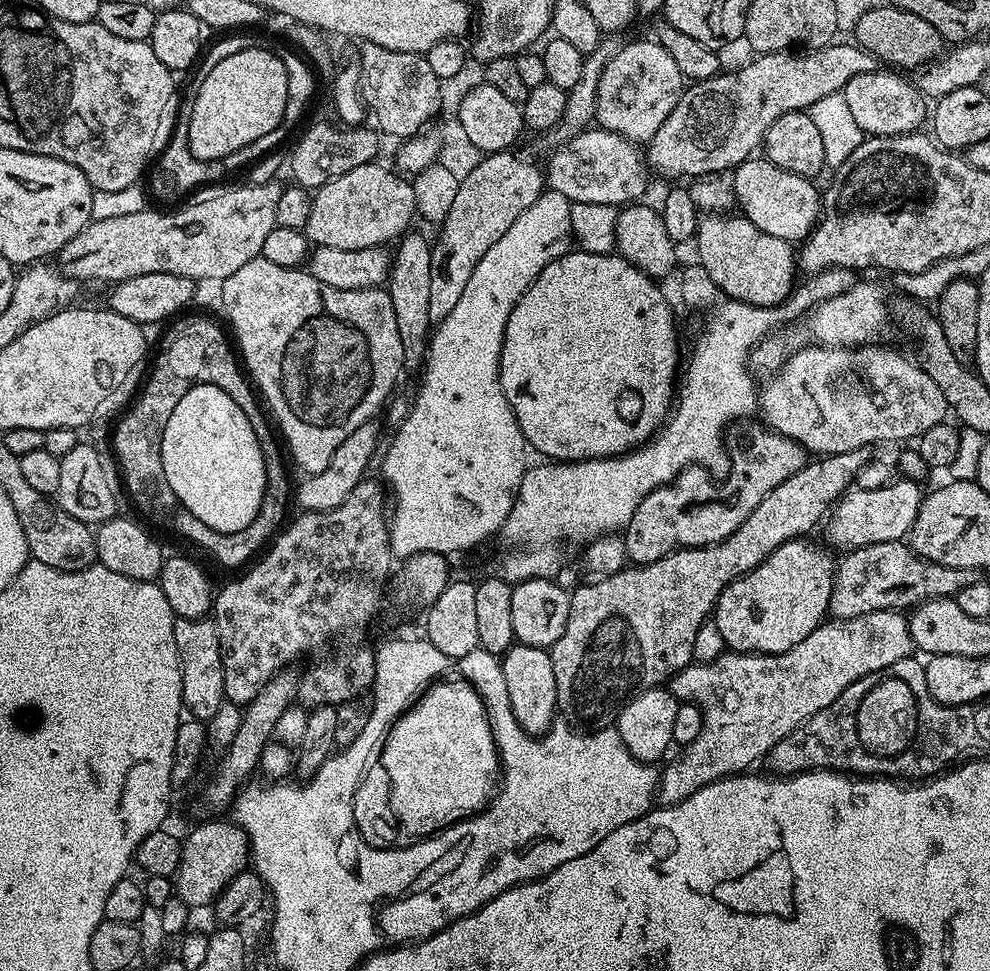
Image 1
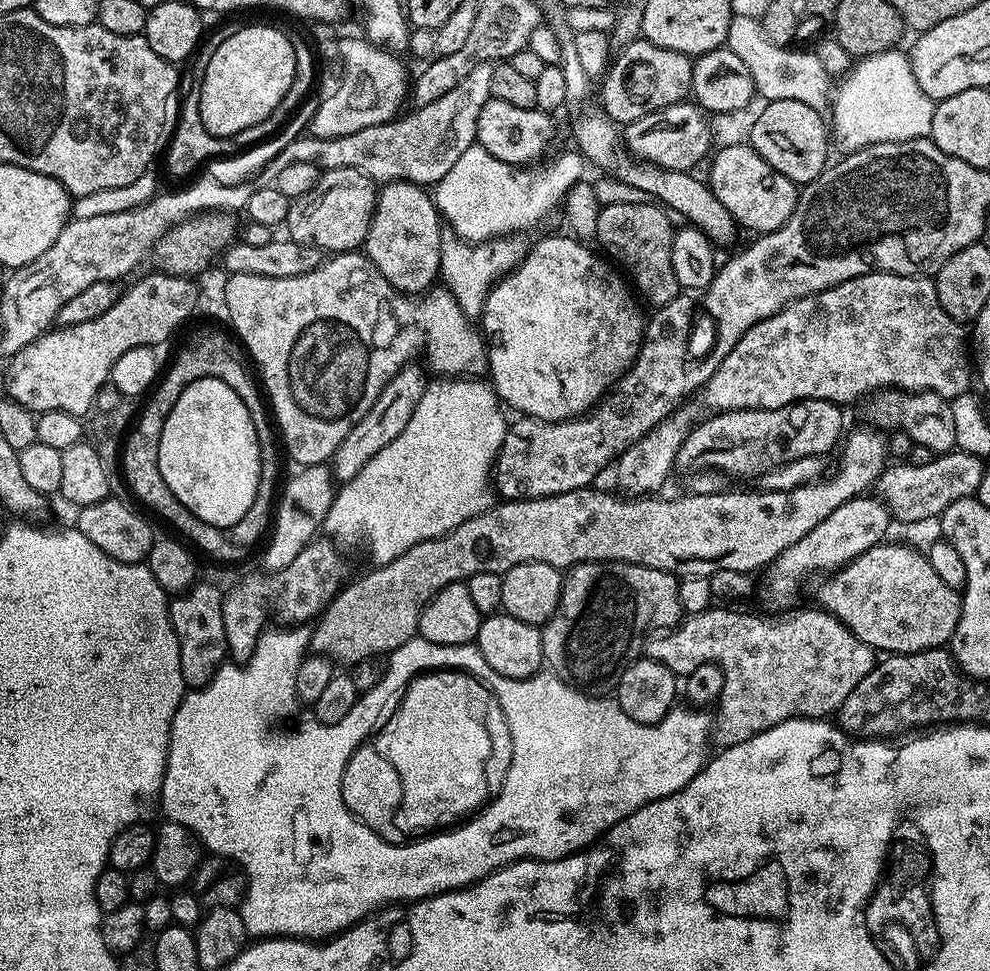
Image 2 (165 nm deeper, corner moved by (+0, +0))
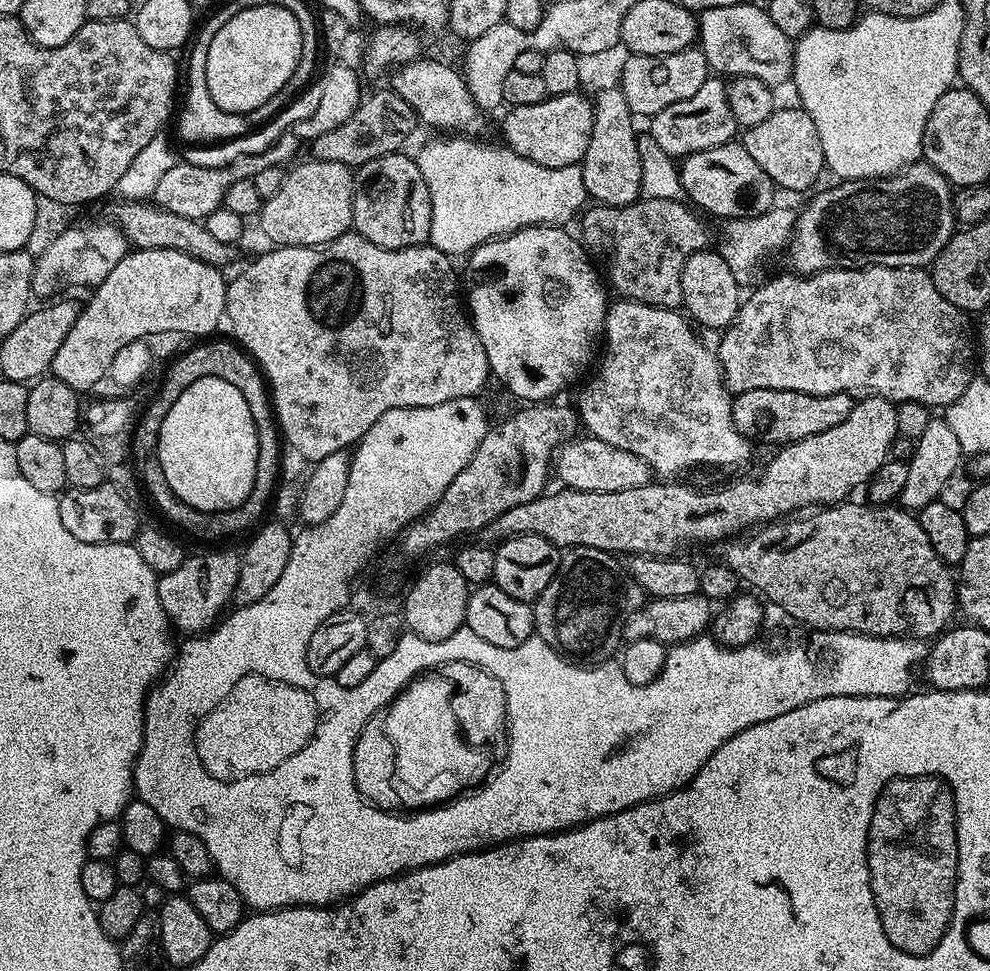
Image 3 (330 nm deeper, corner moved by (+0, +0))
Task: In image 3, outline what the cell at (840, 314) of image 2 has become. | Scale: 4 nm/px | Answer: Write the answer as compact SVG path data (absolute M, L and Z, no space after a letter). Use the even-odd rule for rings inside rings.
M869 264L787 275L776 276L749 296L747 293L735 320L723 329L718 359L729 393L790 390L821 396L845 392L853 398L881 396L895 405L909 400L935 410L962 398L970 386L974 379L974 340L968 337L969 317L938 294L931 271Z

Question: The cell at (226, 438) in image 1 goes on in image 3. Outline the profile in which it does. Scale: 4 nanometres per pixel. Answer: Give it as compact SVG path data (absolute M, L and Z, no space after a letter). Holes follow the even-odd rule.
M214 377L199 378L186 386L182 394L178 394L178 402L170 406L170 414L166 414L160 427L158 458L166 474L166 482L183 504L190 505L197 512L230 512L240 507L252 494L260 459L256 423L241 391Z

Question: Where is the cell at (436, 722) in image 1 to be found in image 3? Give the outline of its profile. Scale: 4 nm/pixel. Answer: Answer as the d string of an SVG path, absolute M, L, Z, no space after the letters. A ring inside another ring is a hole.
M424 674L412 681L383 713L384 732L392 744L395 760L396 799L408 810L423 810L446 804L457 796L477 787L489 775L488 760L477 745L470 744L460 731L452 709L454 685L440 674Z

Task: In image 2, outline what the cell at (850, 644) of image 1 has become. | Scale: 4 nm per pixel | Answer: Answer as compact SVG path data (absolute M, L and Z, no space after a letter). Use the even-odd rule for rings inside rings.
M732 606L716 607L685 615L675 628L653 635L645 643L643 655L666 666L678 678L690 675L703 664L717 664L724 675L724 689L714 708L714 736L717 741L721 740L721 745L737 744L798 716L824 718L835 713L842 702L846 702L850 690L854 690L878 662L877 653L871 646L863 644L845 624L838 622L838 618L819 607L811 606L805 612L776 614L780 616L773 620L751 616L748 612L735 612Z

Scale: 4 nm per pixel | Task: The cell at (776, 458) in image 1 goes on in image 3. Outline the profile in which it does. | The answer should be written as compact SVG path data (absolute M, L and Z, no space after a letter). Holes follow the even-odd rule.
M746 390L732 401L732 425L741 435L755 438L769 423L769 438L776 446L783 446L810 438L810 434L822 434L822 430L830 430L830 426L838 426L838 422L850 418L853 403L853 397L845 392L811 396L790 390Z

